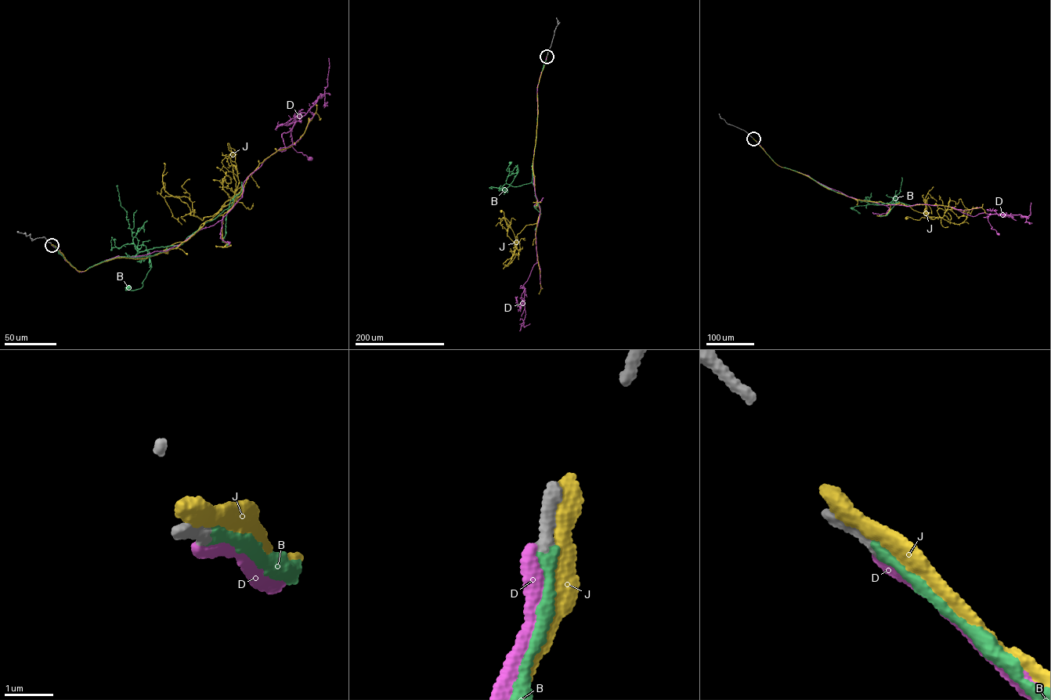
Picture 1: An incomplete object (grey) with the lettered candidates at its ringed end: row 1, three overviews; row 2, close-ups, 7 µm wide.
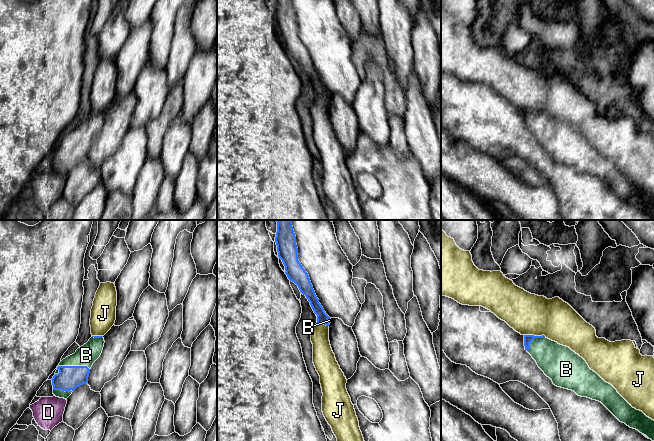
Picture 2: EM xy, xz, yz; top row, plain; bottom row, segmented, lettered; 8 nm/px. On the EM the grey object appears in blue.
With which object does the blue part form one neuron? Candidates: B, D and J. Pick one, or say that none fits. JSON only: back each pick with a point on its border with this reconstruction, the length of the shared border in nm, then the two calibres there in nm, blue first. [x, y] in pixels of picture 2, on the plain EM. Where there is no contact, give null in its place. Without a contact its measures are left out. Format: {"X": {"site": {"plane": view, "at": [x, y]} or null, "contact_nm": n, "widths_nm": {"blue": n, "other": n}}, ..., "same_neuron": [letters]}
{"B": {"site": {"plane": "xy", "at": [74, 142]}, "contact_nm": 260, "widths_nm": {"blue": 190, "other": 170}}, "same_neuron": ["B"]}

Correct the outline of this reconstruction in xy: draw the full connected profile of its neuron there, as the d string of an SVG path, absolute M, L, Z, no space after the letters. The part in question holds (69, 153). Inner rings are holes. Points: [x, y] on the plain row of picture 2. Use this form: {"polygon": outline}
{"polygon": "M92 112L76 128L63 135L53 152L53 170L67 175L79 162L88 159L90 145L104 123L103 112Z"}

